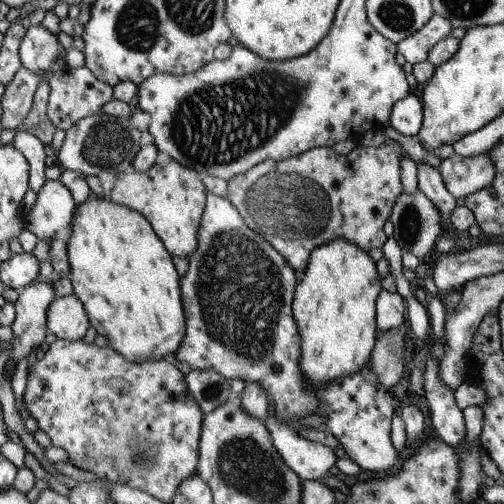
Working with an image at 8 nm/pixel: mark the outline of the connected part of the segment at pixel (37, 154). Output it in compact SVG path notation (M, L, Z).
M24 129L16 130L12 144L31 162L31 189L37 194L47 181L44 176L46 167L44 145L39 138Z

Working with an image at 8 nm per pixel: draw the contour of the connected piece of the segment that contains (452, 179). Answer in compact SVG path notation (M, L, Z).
M489 152L476 158L454 155L446 160L442 159L439 172L446 190L454 199L466 199L470 194L488 188L496 174Z

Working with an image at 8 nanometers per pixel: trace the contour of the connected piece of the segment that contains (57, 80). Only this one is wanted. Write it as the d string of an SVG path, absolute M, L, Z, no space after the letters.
M86 65L75 69L66 66L52 73L48 80L51 91L47 115L58 130L67 131L80 119L102 113L103 106L113 98L113 87L98 80Z

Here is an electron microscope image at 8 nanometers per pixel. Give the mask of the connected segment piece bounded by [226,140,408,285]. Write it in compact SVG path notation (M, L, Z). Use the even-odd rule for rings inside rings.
M390 140L378 147L358 144L350 154L341 156L332 147L315 147L300 155L282 160L267 159L256 164L251 171L228 180L226 198L243 216L244 224L263 236L292 265L299 285L308 268L311 254L316 248L332 243L332 240L348 240L360 250L382 249L384 244L384 218L388 220L394 211L396 200L402 196L402 158L408 156L402 145Z

